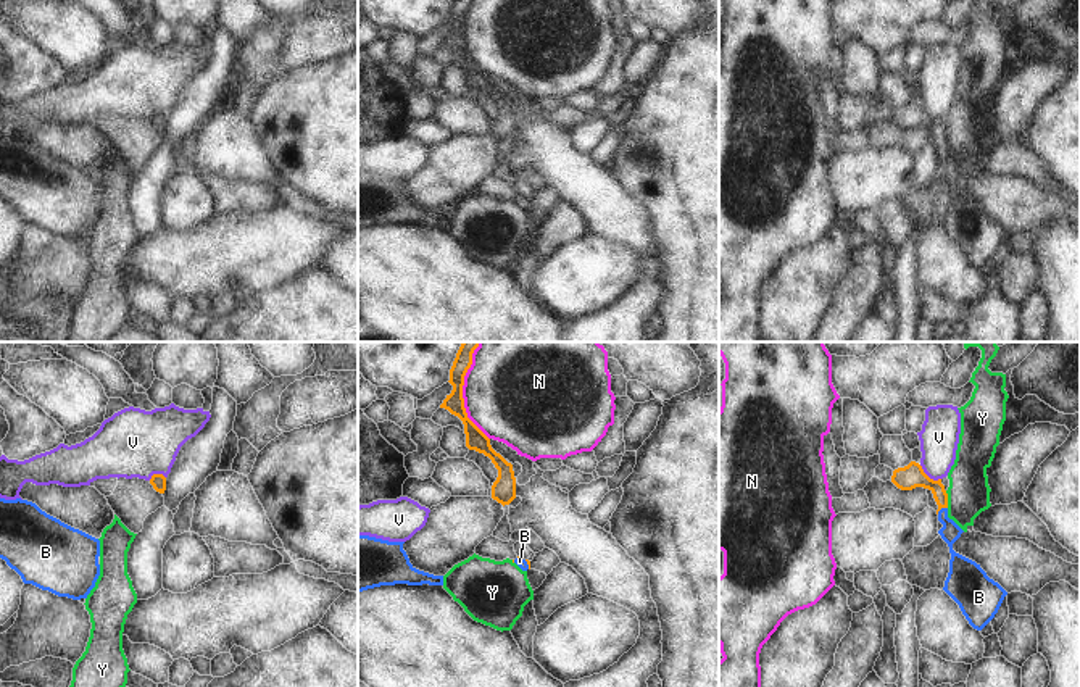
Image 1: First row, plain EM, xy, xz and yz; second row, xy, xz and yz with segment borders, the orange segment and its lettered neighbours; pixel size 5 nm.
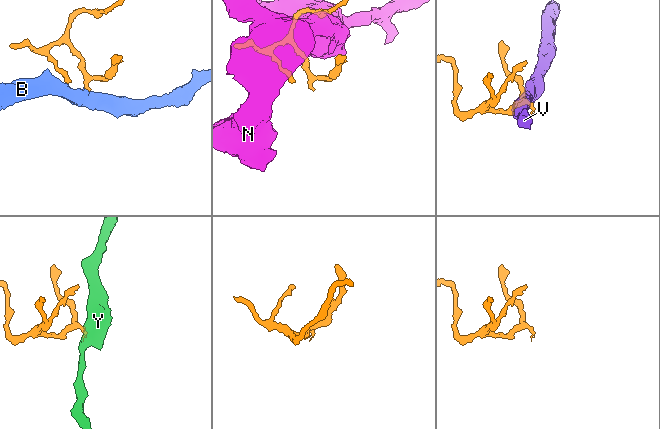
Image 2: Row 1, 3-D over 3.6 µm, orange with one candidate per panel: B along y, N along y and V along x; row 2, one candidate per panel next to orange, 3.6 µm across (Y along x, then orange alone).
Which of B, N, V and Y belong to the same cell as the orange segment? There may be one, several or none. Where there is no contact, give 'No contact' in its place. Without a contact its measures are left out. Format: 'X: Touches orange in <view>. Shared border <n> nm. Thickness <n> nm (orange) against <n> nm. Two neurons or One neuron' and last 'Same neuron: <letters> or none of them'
B: Touches orange in yz. Shared border 70 nm. Thickness 120 nm (orange) against 100 nm. One neuron
N: Touches orange in xz. Shared border 500 nm. Thickness 100 nm (orange) against 480 nm. Two neurons
V: Touches orange in yz. Shared border 130 nm. Thickness 120 nm (orange) against 190 nm. Two neurons
Y: Touches orange in yz. Shared border 90 nm. Thickness 120 nm (orange) against 200 nm. Two neurons
Same neuron: B.

